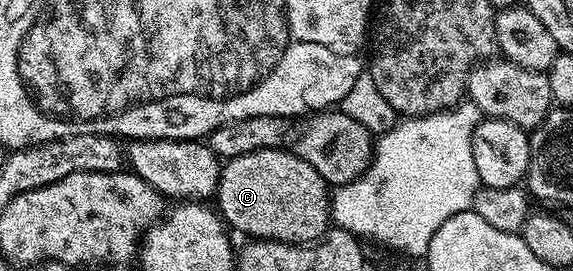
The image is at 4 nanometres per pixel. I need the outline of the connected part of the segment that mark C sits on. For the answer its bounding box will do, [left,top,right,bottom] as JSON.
[217,147,332,243]

